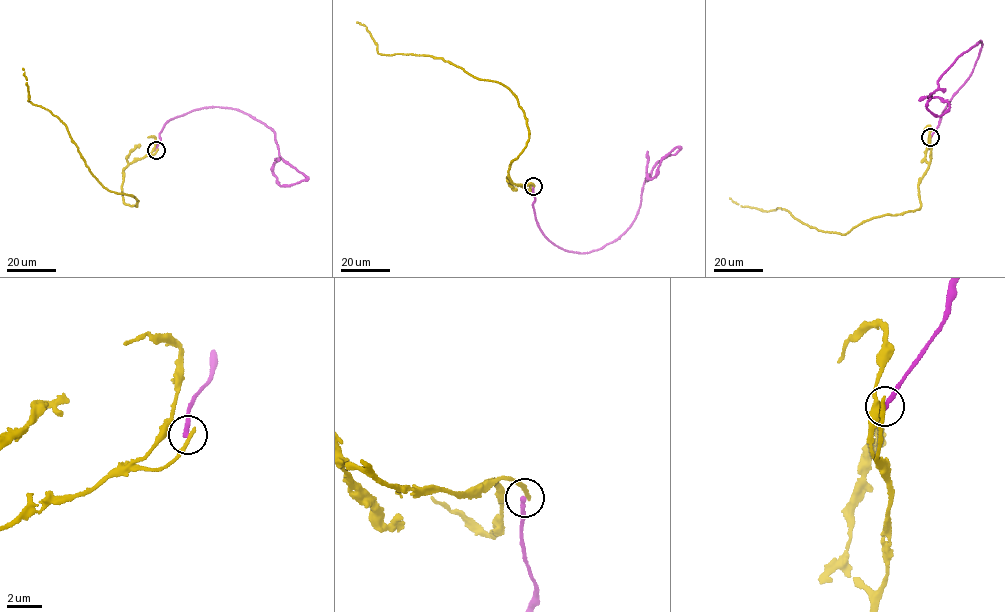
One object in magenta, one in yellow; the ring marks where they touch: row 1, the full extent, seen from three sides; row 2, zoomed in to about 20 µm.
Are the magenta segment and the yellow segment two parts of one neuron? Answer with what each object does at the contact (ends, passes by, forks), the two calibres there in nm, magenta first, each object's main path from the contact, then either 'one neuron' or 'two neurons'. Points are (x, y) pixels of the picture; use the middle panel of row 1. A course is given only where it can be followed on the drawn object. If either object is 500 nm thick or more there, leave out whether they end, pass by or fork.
magenta ends there; yellow ends there; 280 nm thick on the magenta side, 260 nm on the other; magenta runs (533, 186), (545, 236), (587, 253), (630, 227), (646, 177), (681, 148), (651, 179), (647, 151); yellow runs (533, 186), (516, 184), (508, 173), (529, 133), (510, 90), (440, 58), (379, 53), (365, 26), (356, 22); two neurons

